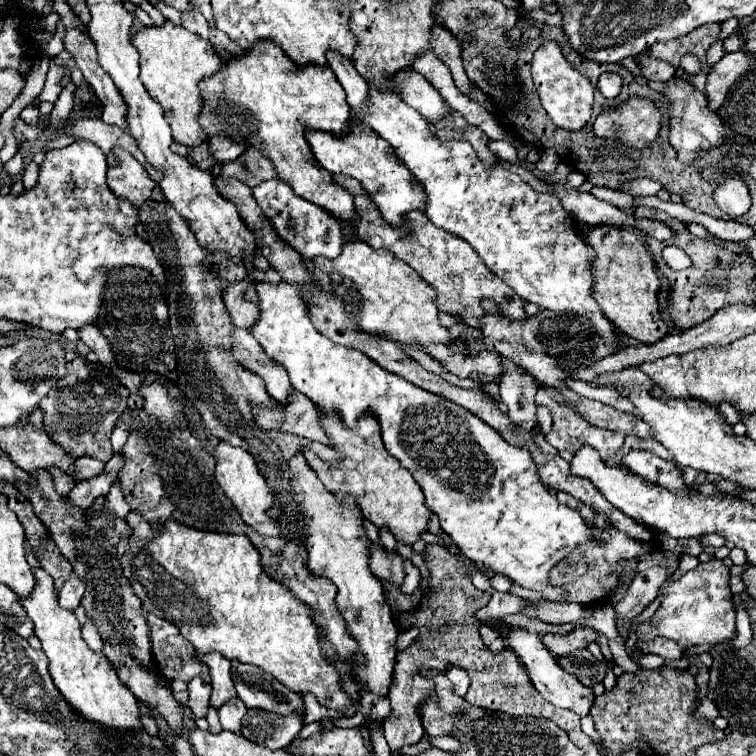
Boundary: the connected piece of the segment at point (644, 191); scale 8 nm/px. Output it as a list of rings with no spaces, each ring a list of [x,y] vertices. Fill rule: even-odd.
[[[636,178],[630,186],[620,188],[620,190],[628,192],[628,194],[632,194],[632,196],[656,196],[656,194],[662,190],[662,186],[660,186],[660,182],[656,182],[656,180]]]

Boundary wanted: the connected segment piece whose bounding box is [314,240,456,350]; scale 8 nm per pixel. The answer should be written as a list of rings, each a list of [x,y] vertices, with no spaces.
[[[348,242],[340,258],[328,262],[328,258],[314,258],[314,266],[320,266],[324,272],[338,272],[344,278],[350,278],[360,290],[360,314],[358,326],[364,332],[374,336],[386,336],[416,350],[424,350],[432,344],[454,344],[456,338],[450,336],[450,330],[438,320],[436,290],[424,282],[408,264],[402,264],[386,250],[374,250],[366,242]]]

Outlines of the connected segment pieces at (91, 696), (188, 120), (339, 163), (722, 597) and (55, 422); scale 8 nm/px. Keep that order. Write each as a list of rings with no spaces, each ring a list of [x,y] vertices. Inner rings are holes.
[[[34,572],[36,576],[36,590],[24,602],[20,602],[30,620],[34,622],[34,634],[42,642],[42,650],[46,652],[50,664],[50,676],[54,680],[54,686],[66,700],[66,704],[76,712],[82,720],[104,726],[114,732],[138,732],[142,730],[142,714],[138,708],[138,700],[126,686],[118,680],[116,672],[112,670],[110,662],[106,660],[104,654],[92,652],[86,642],[80,636],[80,624],[76,616],[70,610],[64,610],[56,602],[56,590],[52,584],[52,578],[48,572]]]
[[[168,20],[164,22],[164,26],[142,28],[132,38],[132,44],[140,52],[140,80],[144,82],[148,94],[164,108],[164,116],[172,128],[174,140],[188,148],[200,146],[200,142],[204,142],[208,134],[198,122],[198,116],[204,108],[204,98],[198,84],[224,66],[222,58],[214,52],[208,40],[202,40],[200,36],[188,32],[182,26],[174,26]]]
[[[352,124],[350,134],[346,134],[344,138],[338,138],[334,134],[320,132],[320,130],[308,132],[306,138],[308,138],[308,144],[310,144],[318,164],[322,168],[326,168],[330,174],[344,174],[344,176],[356,178],[364,186],[364,190],[368,190],[370,198],[376,202],[384,220],[390,226],[408,232],[410,226],[406,222],[406,214],[412,210],[426,208],[426,192],[424,192],[422,184],[400,162],[400,158],[396,158],[396,152],[392,150],[392,146],[388,146],[388,142],[384,142],[368,126],[364,126],[364,130],[360,130],[360,126]]]
[[[710,558],[708,562],[700,562],[694,570],[686,572],[680,580],[672,582],[670,578],[664,582],[664,600],[656,614],[652,616],[652,626],[648,622],[640,624],[636,638],[652,640],[656,636],[672,638],[682,648],[690,648],[698,644],[716,644],[724,638],[735,638],[737,635],[734,620],[736,610],[732,606],[730,592],[730,568],[722,564],[718,558]]]
[[[76,358],[68,364],[66,376],[60,378],[56,388],[52,388],[44,402],[40,402],[40,410],[44,414],[44,426],[54,442],[68,446],[76,456],[92,456],[108,462],[112,456],[110,432],[118,416],[128,408],[126,400],[128,390],[116,376],[94,372],[84,358]]]

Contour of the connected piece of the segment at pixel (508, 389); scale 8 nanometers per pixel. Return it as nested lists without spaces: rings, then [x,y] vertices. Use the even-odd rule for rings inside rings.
[[[508,358],[508,380],[500,380],[500,398],[508,406],[508,418],[524,426],[528,432],[538,424],[536,420],[536,404],[534,394],[538,390],[538,382],[526,370],[518,372],[518,366]]]

